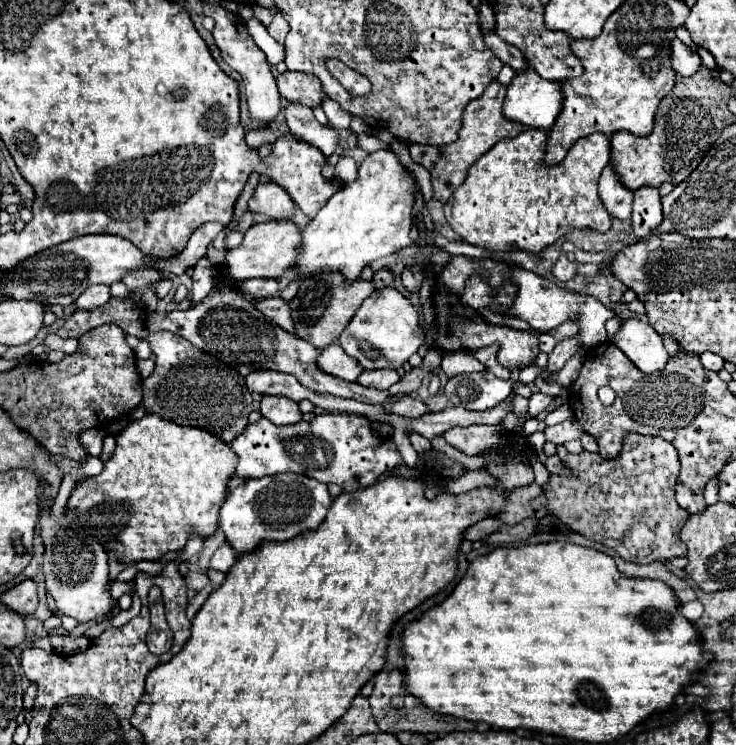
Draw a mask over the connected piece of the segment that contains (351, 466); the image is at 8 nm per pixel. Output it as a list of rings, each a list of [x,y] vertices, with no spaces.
[[[322,412],[312,422],[298,422],[290,426],[276,426],[266,418],[260,418],[230,444],[238,456],[234,476],[264,478],[282,472],[296,472],[316,478],[324,484],[338,484],[342,490],[352,492],[362,486],[374,484],[380,474],[390,472],[400,464],[400,454],[392,440],[380,440],[370,430],[370,420],[364,416],[346,416],[334,412]]]

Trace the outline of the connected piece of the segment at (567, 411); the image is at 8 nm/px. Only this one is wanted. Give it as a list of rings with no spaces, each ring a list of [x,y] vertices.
[[[562,406],[562,408],[556,408],[556,410],[548,412],[546,418],[544,418],[544,422],[546,422],[546,424],[560,424],[560,422],[564,422],[564,420],[570,420],[572,416],[574,416],[572,408]]]

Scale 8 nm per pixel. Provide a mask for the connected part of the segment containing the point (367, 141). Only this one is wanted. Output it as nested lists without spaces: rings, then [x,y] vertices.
[[[360,132],[360,134],[358,134],[358,146],[360,146],[362,150],[366,150],[366,152],[376,152],[376,150],[380,150],[380,148],[388,148],[386,142],[382,142],[380,138],[376,138],[376,136],[372,136],[372,134],[366,134],[366,132]]]

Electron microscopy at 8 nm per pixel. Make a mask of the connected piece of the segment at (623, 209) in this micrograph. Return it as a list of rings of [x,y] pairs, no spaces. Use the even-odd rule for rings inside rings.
[[[604,168],[602,176],[600,176],[600,198],[606,204],[608,212],[620,220],[628,220],[630,212],[632,212],[632,202],[634,202],[634,192],[630,192],[630,188],[622,188],[622,184],[618,184],[618,174],[614,172],[614,168]]]

